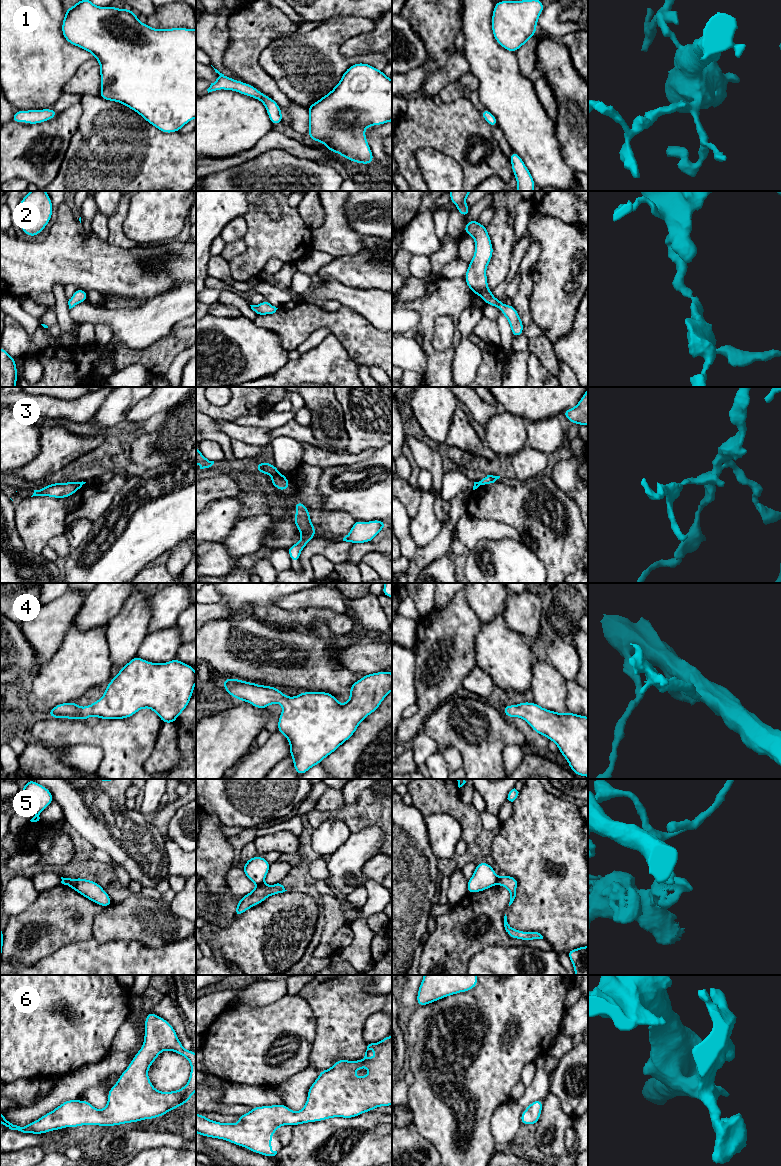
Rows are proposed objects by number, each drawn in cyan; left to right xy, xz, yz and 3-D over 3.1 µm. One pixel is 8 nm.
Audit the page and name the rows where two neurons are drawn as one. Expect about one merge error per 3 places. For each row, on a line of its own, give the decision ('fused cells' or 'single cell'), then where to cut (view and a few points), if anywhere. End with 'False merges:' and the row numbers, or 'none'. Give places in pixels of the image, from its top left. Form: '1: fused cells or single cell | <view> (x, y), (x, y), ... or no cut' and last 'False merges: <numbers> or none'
1: single cell | no cut
2: single cell | no cut
3: fused cells | xz (278, 472), (273, 475)
4: single cell | no cut
5: fused cells | xz (263, 883), (258, 885)
6: single cell | no cut
False merges: 3, 5

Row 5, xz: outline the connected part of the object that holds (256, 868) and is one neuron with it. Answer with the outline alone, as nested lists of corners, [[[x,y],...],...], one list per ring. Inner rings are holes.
[[[255,856],[247,860],[242,867],[249,880],[257,885],[264,884],[264,879],[270,869],[270,863],[263,857]]]

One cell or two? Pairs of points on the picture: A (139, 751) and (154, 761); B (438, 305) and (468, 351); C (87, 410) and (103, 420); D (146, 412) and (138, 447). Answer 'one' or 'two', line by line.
A: two
B: two
C: two
D: two

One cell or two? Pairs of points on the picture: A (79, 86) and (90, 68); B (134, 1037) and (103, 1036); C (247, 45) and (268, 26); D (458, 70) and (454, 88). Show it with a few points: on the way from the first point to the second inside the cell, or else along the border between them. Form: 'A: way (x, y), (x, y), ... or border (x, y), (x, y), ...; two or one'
A: way (83, 82), (89, 72); one
B: border (126, 1019), (116, 1032), (110, 1050); two
C: way (252, 40), (263, 29); one
D: border (458, 80), (449, 82), (438, 94); two

